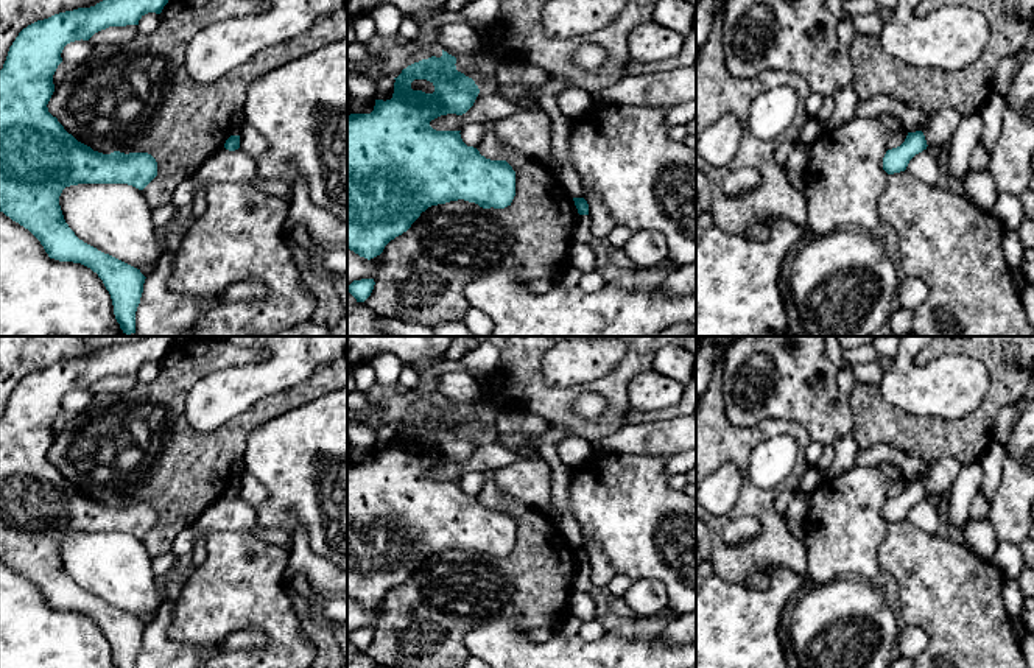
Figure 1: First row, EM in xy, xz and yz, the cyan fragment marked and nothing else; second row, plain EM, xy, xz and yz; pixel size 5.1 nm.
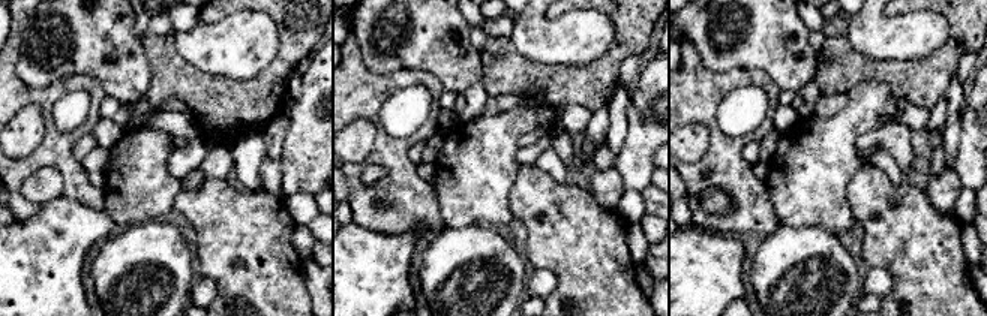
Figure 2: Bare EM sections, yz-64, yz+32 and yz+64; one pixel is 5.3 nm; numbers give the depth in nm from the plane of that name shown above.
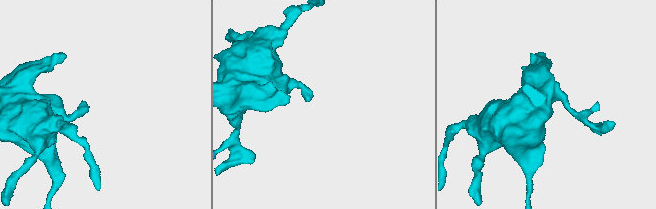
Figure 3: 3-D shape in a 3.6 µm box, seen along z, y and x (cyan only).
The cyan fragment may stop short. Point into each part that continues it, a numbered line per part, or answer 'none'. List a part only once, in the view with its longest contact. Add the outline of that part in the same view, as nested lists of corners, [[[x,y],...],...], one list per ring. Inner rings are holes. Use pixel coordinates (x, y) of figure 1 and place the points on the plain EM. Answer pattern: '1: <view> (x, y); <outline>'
none

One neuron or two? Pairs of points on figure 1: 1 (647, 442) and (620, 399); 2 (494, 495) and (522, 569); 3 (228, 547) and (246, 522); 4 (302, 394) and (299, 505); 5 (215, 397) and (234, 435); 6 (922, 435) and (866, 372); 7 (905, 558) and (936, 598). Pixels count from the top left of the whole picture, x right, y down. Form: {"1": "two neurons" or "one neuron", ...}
{"1": "two neurons", "2": "one neuron", "3": "two neurons", "4": "two neurons", "5": "two neurons", "6": "two neurons", "7": "one neuron"}

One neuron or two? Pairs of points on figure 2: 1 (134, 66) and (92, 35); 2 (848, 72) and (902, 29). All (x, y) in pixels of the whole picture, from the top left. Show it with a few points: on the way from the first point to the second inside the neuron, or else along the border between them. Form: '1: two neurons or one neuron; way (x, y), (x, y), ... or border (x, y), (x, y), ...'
1: one neuron; way (122, 54), (114, 42), (104, 42)
2: two neurons; border (843, 36), (863, 56), (902, 63)

